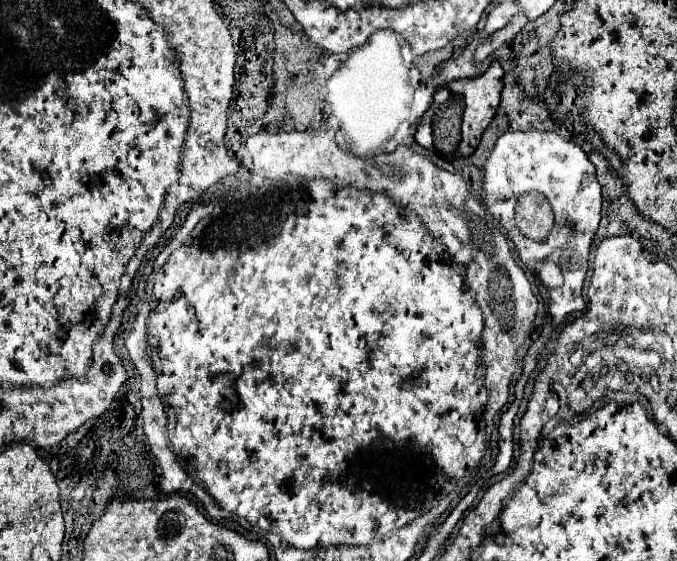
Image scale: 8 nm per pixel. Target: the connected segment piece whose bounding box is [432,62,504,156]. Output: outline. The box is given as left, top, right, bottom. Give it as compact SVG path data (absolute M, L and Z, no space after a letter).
M492 62L492 66L480 78L452 82L450 86L444 86L444 88L440 88L434 94L432 106L440 106L440 102L448 102L448 98L452 98L452 94L460 94L460 98L464 98L464 126L460 128L460 138L458 138L458 142L460 142L460 156L468 156L468 154L472 154L472 150L476 150L484 130L492 122L492 118L496 114L496 108L498 108L498 102L500 102L502 76L504 76L504 72L502 72L500 64Z

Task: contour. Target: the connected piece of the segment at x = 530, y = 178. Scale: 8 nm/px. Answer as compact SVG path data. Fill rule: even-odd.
M506 132L496 140L496 146L490 154L490 158L484 164L484 192L482 198L486 200L486 206L490 214L506 228L508 234L520 234L514 224L514 206L522 194L528 192L540 192L544 194L552 204L554 214L554 226L546 240L542 242L514 242L516 252L520 254L522 262L528 264L530 270L538 272L547 259L560 266L564 274L564 286L548 289L550 296L550 316L552 322L546 324L544 332L536 340L536 344L529 349L526 358L523 360L523 370L518 384L515 384L514 402L510 408L500 416L500 440L498 440L498 458L496 464L489 472L489 475L506 472L512 464L514 456L514 444L512 443L514 416L522 404L524 388L531 373L538 364L540 352L550 342L552 332L562 324L572 312L580 312L586 308L586 302L582 298L582 286L588 270L588 252L593 242L593 237L600 223L600 206L602 206L602 192L600 184L596 180L596 172L588 156L572 142L566 142L556 132ZM562 242L562 244L560 244ZM536 260L540 260L536 262Z

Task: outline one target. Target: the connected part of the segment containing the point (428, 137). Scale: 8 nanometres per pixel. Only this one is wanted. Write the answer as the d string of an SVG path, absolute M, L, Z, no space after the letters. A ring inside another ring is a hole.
M428 110L420 122L420 128L416 130L416 142L426 148L426 150L432 150L432 110Z

